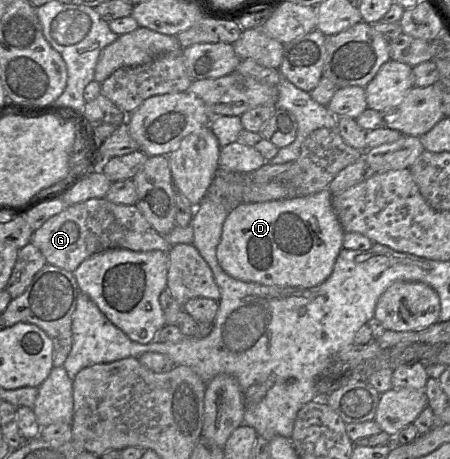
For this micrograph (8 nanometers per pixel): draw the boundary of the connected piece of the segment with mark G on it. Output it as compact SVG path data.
M89 199L70 205L34 231L30 243L38 248L47 264L69 272L91 255L108 249L135 252L160 250L168 253L171 245L146 220L135 205L114 204L107 199Z

